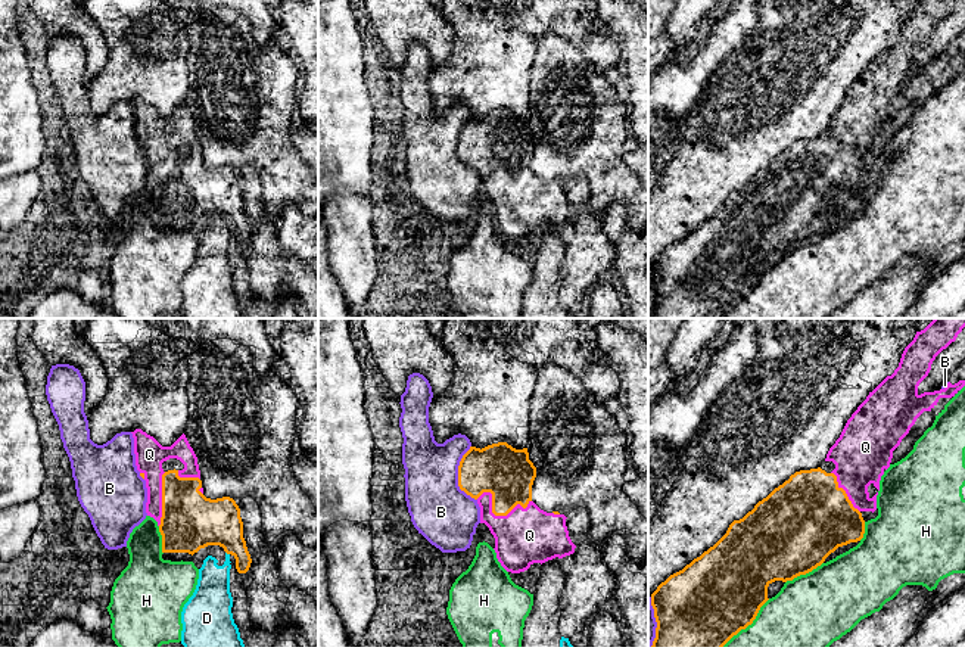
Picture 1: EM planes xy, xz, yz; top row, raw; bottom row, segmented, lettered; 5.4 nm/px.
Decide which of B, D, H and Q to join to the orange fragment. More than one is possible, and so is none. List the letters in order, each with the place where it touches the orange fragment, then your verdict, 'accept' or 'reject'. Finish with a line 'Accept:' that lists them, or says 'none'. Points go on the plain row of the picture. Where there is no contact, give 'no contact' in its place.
B: meets orange in xz at (458, 145); reject
D: meets orange in xy at (227, 223); reject
H: meets orange in yz at (747, 295); reject
Q: meets orange in xz at (497, 184); accept
Accept: Q

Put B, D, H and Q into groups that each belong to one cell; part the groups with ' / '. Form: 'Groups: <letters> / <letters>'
Groups: B / D / H / Q

